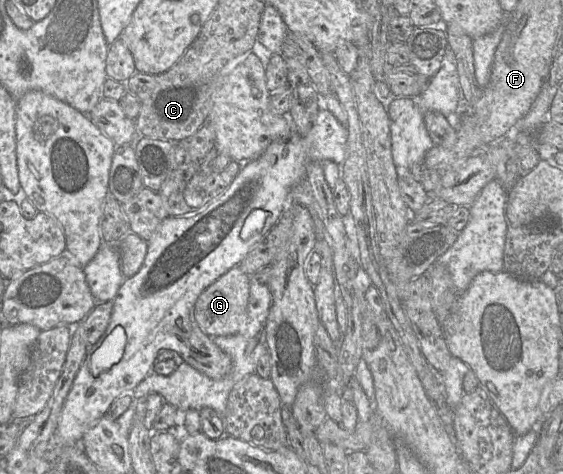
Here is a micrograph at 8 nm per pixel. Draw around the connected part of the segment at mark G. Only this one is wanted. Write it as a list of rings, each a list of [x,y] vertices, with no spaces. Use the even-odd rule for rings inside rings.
[[[236,266],[209,285],[197,298],[194,319],[208,336],[228,336],[239,332],[246,321],[246,310],[250,291],[249,275]]]

